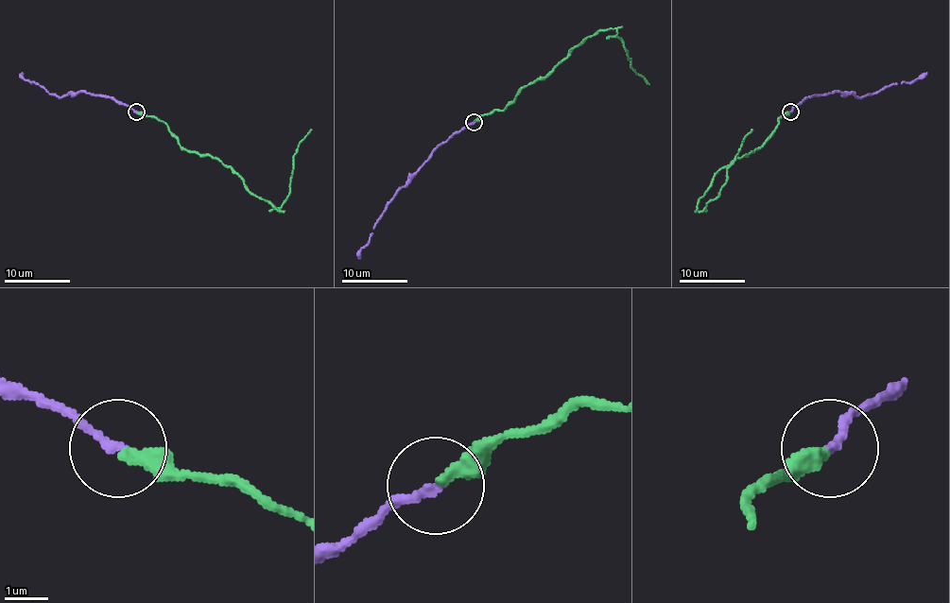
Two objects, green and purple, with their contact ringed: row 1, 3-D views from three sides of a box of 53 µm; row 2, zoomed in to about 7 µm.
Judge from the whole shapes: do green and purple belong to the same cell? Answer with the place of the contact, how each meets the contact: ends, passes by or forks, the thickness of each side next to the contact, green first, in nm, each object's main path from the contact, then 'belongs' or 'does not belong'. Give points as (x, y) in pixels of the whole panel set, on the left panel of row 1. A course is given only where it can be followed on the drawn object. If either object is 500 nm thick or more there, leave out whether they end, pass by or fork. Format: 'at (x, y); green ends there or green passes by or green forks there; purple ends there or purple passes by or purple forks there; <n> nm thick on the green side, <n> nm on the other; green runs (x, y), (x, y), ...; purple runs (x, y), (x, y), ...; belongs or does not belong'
at (136, 111); green ends there; purple ends there; 360 nm thick on the green side, 200 nm on the other; green runs (136, 111), (164, 124), (184, 148), (218, 158), (279, 211), (289, 194), (297, 145), (312, 129); purple runs (136, 111), (102, 95), (67, 93), (60, 97), (26, 80), (22, 73); belongs

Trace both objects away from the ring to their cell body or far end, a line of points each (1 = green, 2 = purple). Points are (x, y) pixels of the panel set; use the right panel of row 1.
1: (791, 111), (758, 148), (716, 174), (698, 202), (699, 211), (718, 194), (727, 167), (753, 129)
2: (791, 111), (814, 95), (854, 93), (861, 97), (879, 93), (892, 84), (916, 80), (927, 73)

